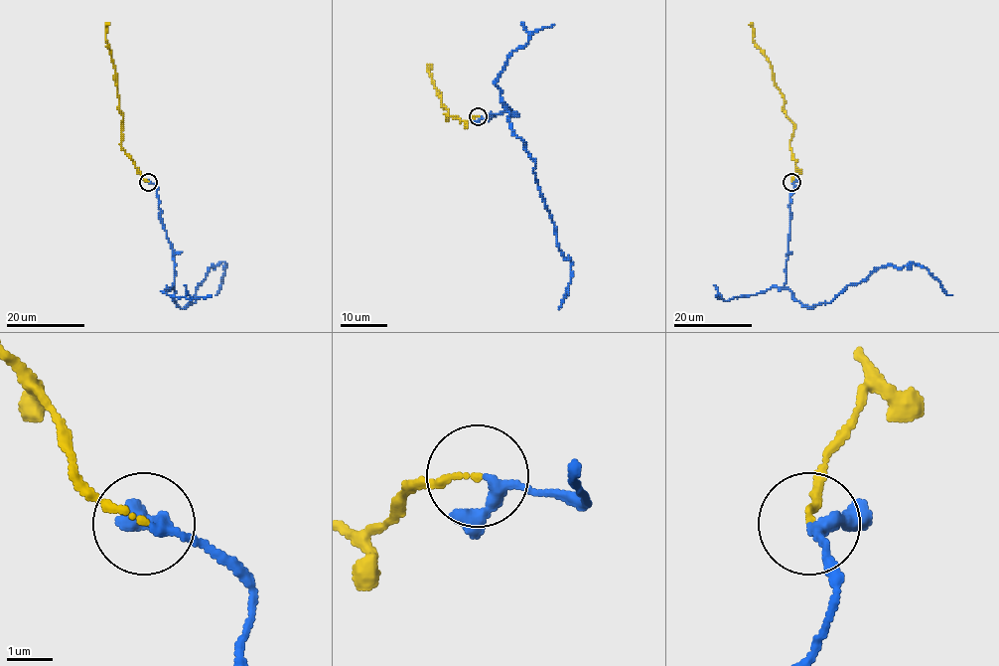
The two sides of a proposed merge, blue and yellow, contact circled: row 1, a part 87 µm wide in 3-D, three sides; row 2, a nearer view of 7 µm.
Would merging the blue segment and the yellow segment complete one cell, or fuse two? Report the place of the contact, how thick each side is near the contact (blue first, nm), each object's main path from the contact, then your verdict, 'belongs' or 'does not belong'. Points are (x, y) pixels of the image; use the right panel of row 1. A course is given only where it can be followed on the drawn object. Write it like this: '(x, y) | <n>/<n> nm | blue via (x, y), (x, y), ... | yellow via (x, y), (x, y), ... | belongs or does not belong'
(791, 182) | 240/130 nm | blue via (792, 182), (784, 286), (794, 299), (808, 308), (830, 302), (882, 265), (912, 261), (951, 295) | yellow via (792, 182), (795, 125), (785, 113), (772, 67), (754, 42), (753, 23) | belongs

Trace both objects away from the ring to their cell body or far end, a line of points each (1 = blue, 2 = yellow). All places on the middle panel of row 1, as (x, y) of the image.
1: (479, 116), (509, 108), (512, 132), (534, 163), (558, 249), (571, 262), (559, 308)
2: (479, 116), (464, 122), (447, 114), (448, 120), (447, 108), (428, 71), (432, 70)

